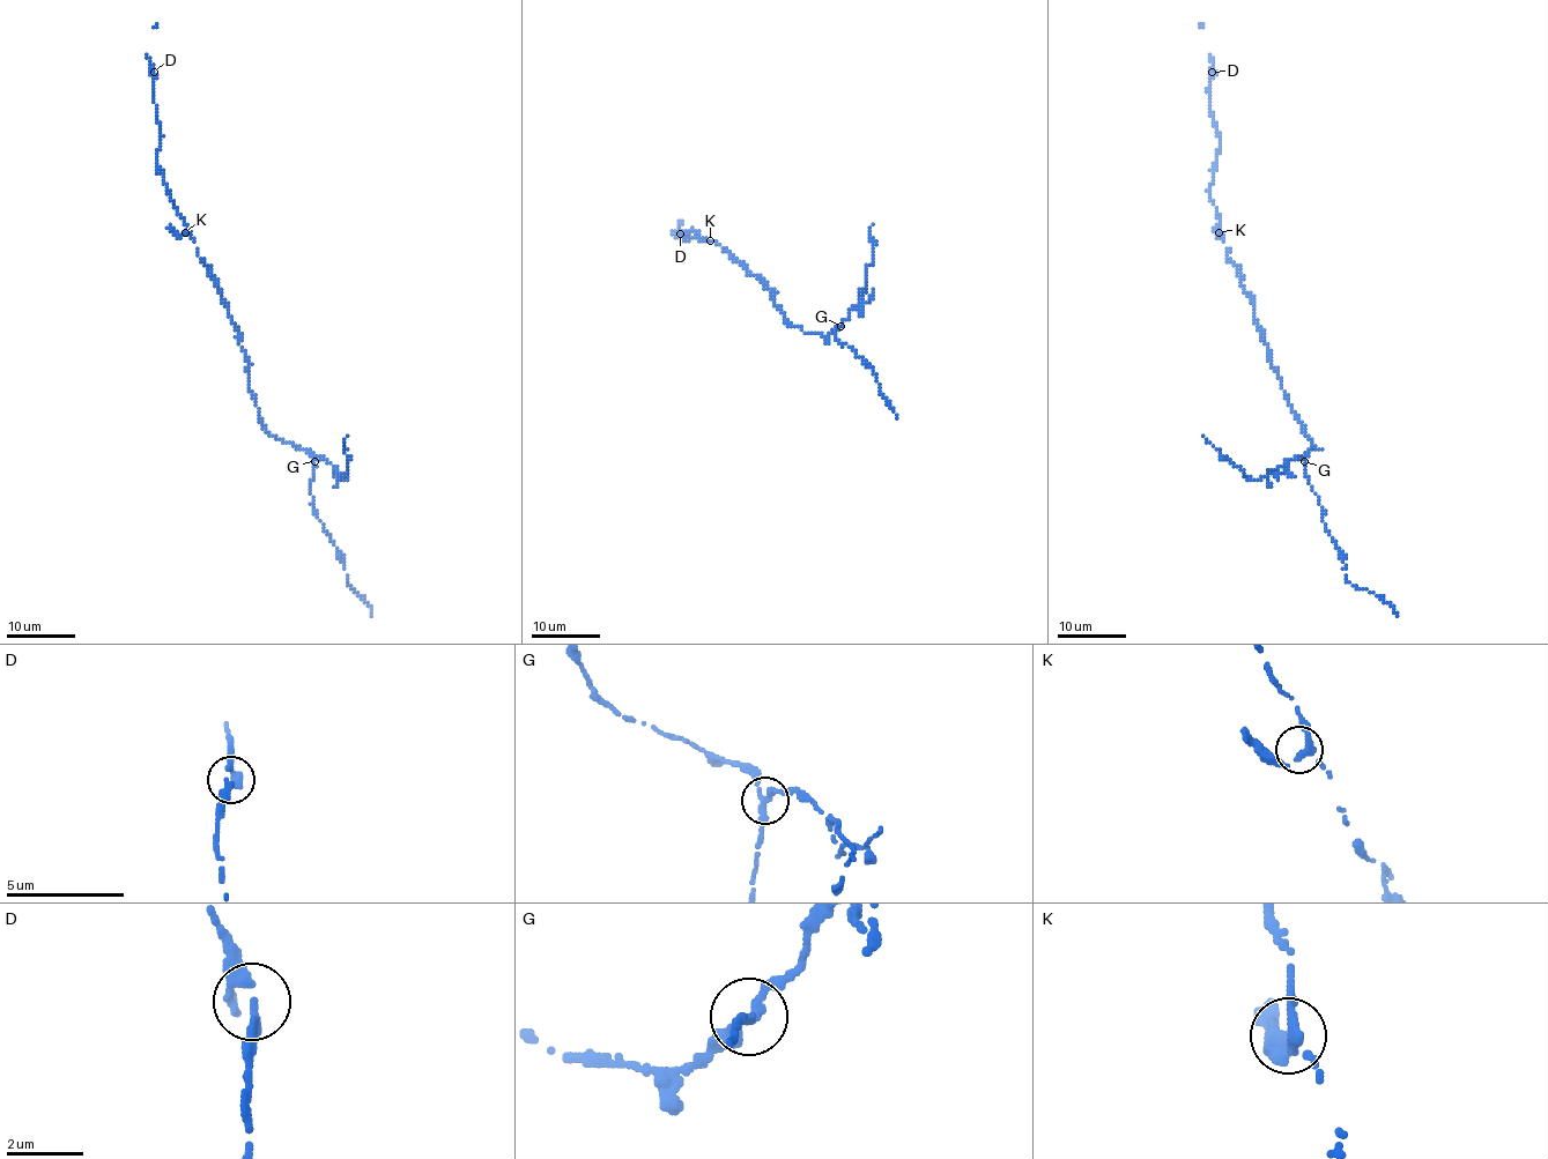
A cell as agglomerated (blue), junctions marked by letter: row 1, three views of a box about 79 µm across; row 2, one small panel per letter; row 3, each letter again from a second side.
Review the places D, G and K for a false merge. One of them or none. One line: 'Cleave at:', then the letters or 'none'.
Cleave at: G

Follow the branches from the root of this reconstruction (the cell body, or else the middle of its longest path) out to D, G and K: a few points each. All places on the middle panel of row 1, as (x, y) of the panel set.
D: (771, 291), (727, 249), (705, 240), (695, 230), (683, 237), (684, 242), (687, 238), (680, 230), (680, 233)
G: (771, 291), (775, 294), (774, 303), (782, 309), (790, 326), (822, 335), (831, 334), (839, 326)
K: (771, 291), (727, 249), (710, 240)

